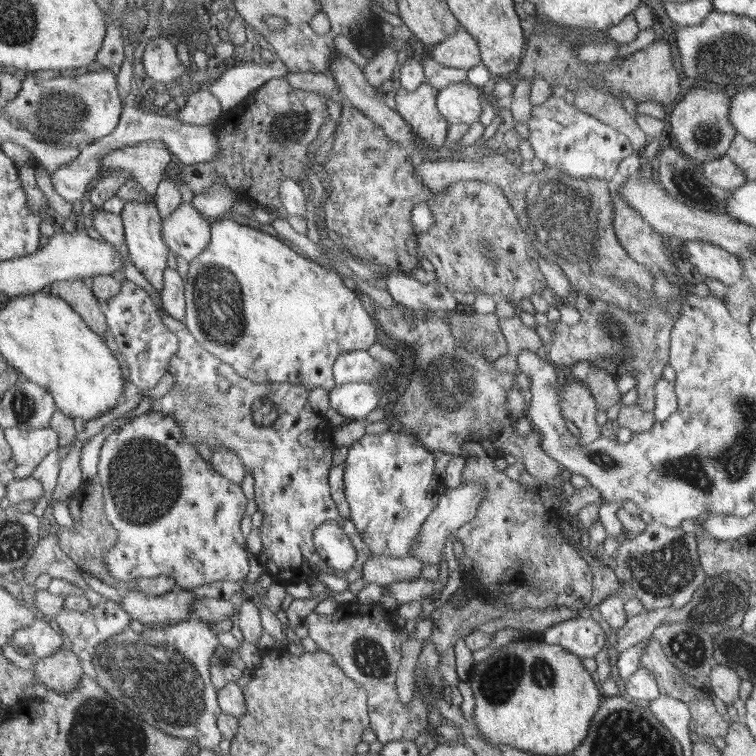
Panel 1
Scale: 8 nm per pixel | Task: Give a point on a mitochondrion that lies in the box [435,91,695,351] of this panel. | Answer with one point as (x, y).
(570, 218)

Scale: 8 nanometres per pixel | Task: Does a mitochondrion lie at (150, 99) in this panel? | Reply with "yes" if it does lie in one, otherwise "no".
no

